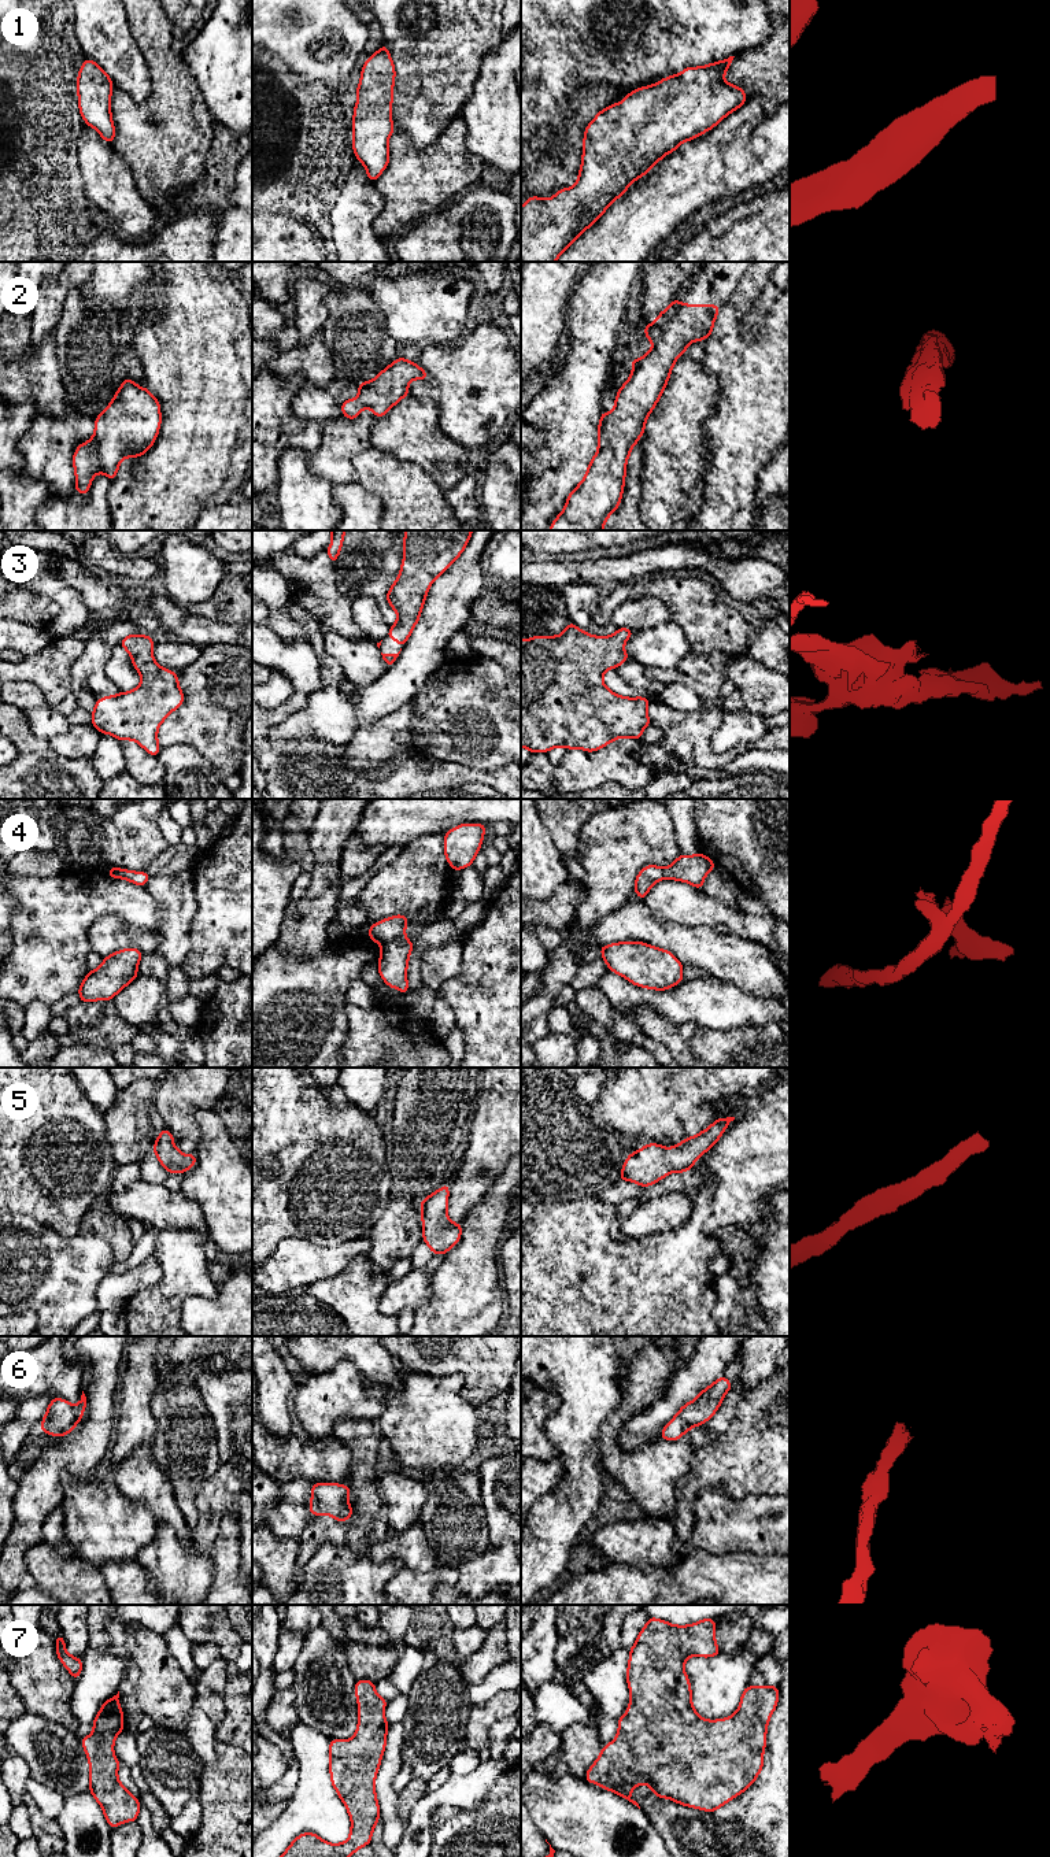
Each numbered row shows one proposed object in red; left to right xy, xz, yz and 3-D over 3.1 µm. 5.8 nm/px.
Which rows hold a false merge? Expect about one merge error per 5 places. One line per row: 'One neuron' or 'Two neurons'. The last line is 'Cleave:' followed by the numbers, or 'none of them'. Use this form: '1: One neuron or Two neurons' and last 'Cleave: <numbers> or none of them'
1: One neuron
2: One neuron
3: One neuron
4: Two neurons
5: One neuron
6: One neuron
7: One neuron
Cleave: 4

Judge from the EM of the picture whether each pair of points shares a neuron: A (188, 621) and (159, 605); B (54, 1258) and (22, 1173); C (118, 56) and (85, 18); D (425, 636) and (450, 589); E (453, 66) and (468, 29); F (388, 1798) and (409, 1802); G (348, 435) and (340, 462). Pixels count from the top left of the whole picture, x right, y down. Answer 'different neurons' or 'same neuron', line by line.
A: same neuron
B: different neurons
C: same neuron
D: same neuron
E: same neuron
F: different neurons
G: same neuron

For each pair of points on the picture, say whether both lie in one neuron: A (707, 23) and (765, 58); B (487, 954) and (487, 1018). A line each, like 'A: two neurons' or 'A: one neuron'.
A: two neurons
B: one neuron

